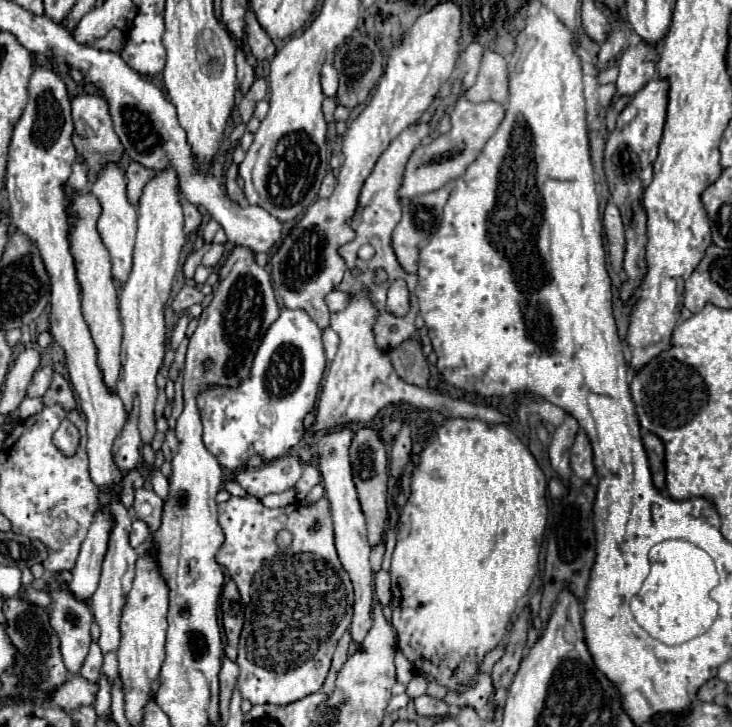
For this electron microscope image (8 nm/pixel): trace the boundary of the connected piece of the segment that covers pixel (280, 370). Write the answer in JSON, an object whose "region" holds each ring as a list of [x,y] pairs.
{"region":[[[282,309],[256,351],[250,381],[236,389],[210,387],[198,397],[206,449],[232,471],[242,469],[254,453],[268,461],[286,455],[304,435],[302,421],[316,405],[324,367],[320,327],[302,309]]]}

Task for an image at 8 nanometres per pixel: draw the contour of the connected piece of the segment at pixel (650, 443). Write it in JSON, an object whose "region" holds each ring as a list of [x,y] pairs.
{"region":[[[646,433],[642,437],[642,441],[644,441],[644,449],[648,453],[648,463],[650,463],[654,485],[658,489],[664,489],[666,487],[666,481],[664,481],[664,475],[666,475],[666,467],[664,467],[664,443],[654,433]]]}

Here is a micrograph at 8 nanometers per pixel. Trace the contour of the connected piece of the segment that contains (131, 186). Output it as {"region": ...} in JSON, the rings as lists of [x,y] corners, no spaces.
{"region":[[[130,163],[128,165],[128,169],[126,169],[126,181],[128,181],[128,185],[126,185],[126,195],[128,195],[128,201],[132,203],[132,205],[138,205],[138,201],[140,201],[140,197],[142,197],[142,189],[146,187],[146,183],[148,183],[148,179],[154,179],[156,177],[156,171],[152,171],[152,169],[146,169],[146,167],[142,167],[140,163]]]}

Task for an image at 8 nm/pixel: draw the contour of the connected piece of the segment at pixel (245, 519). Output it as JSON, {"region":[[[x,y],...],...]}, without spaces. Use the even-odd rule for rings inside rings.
{"region":[[[252,495],[230,497],[226,503],[218,505],[218,521],[226,535],[226,541],[222,543],[216,561],[230,573],[230,577],[238,585],[242,603],[246,607],[246,619],[236,659],[240,667],[238,689],[242,697],[248,699],[252,705],[288,705],[310,693],[320,691],[328,675],[336,643],[350,625],[354,605],[350,577],[340,565],[334,549],[330,503],[322,497],[314,505],[292,503],[286,507],[268,509],[260,503],[260,499]],[[314,519],[320,519],[322,523],[318,533],[310,533]],[[280,529],[288,529],[292,533],[290,547],[280,549],[276,545],[276,535]]]}

